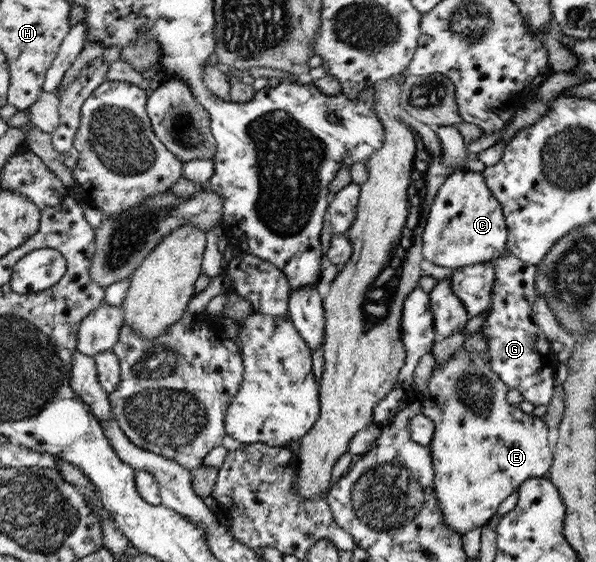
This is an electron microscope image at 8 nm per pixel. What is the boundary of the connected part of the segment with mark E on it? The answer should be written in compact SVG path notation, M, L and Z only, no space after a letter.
M461 347L444 364L434 367L421 404L421 413L436 425L429 448L433 450L434 489L444 523L461 535L475 527L490 525L490 521L498 517L498 507L508 496L526 480L547 474L553 464L554 448L544 418L526 413L526 409L519 409L514 401L510 401L510 388L494 371L493 359L485 351Z

